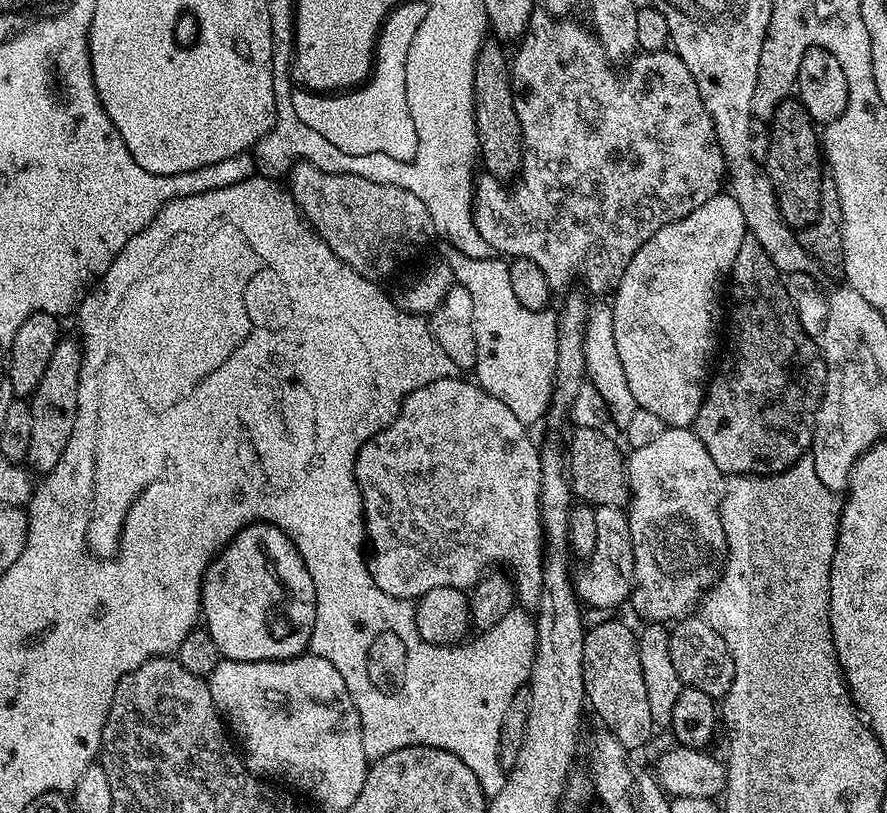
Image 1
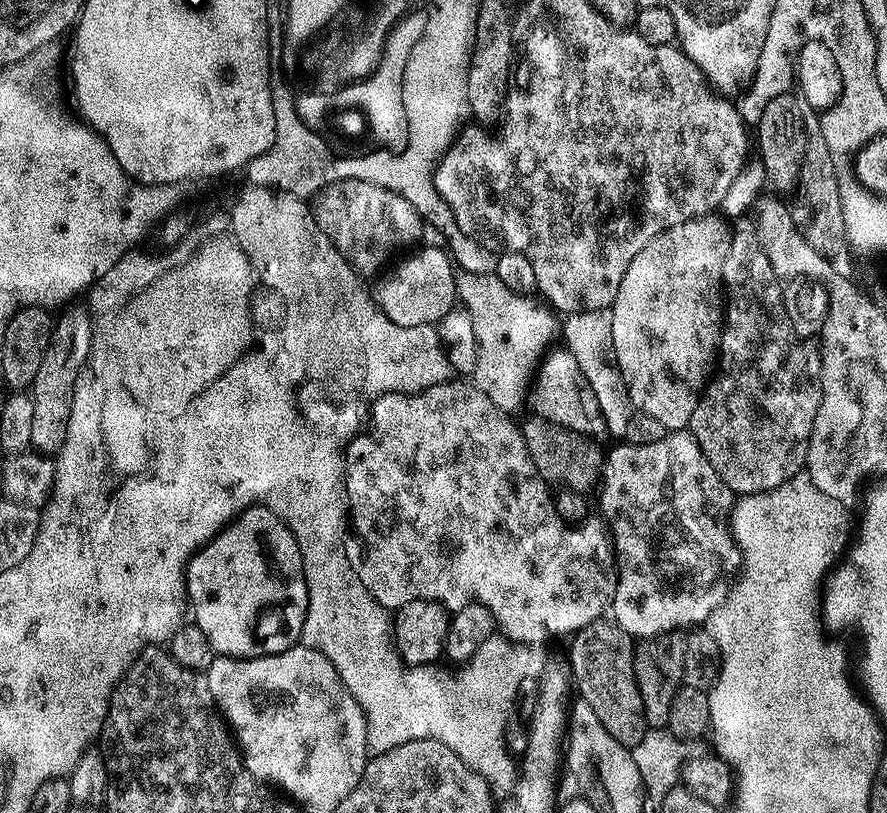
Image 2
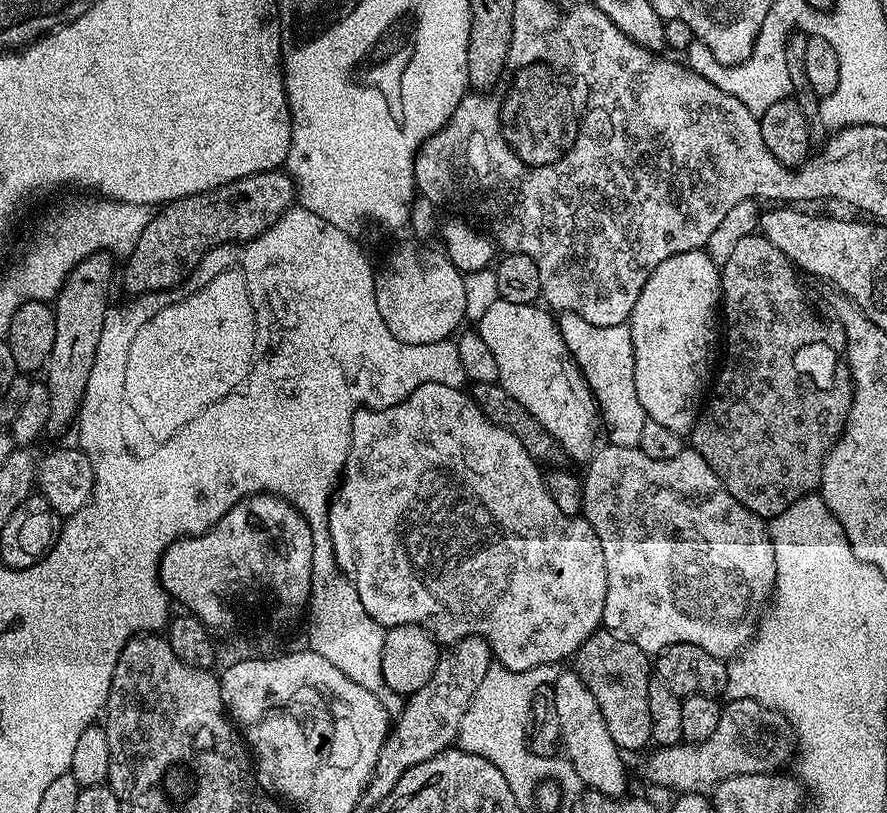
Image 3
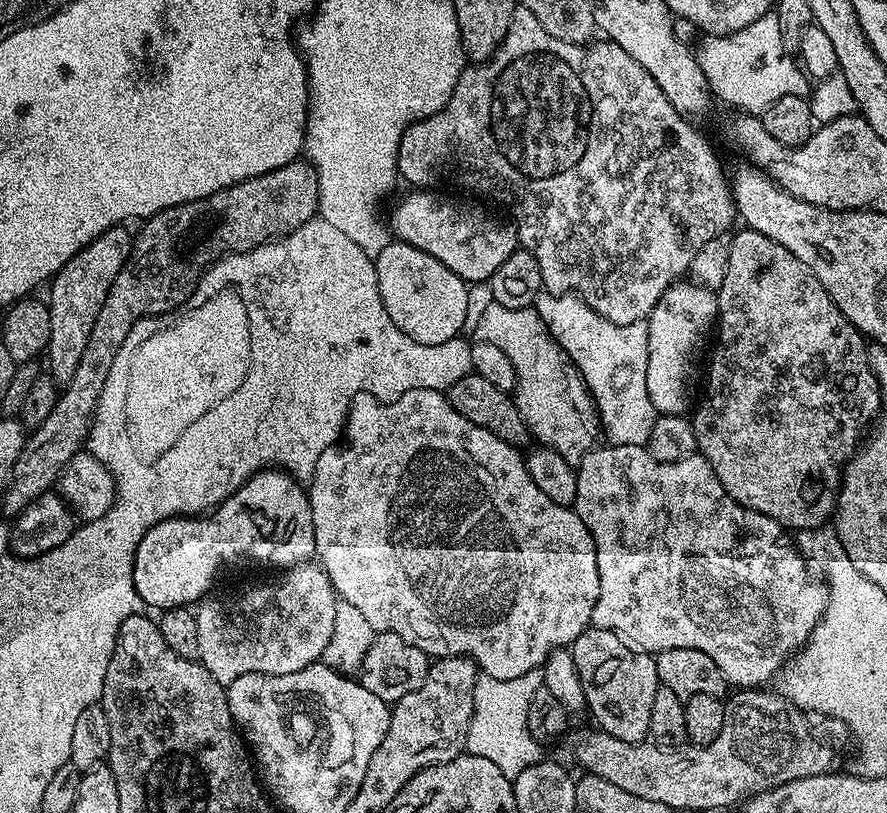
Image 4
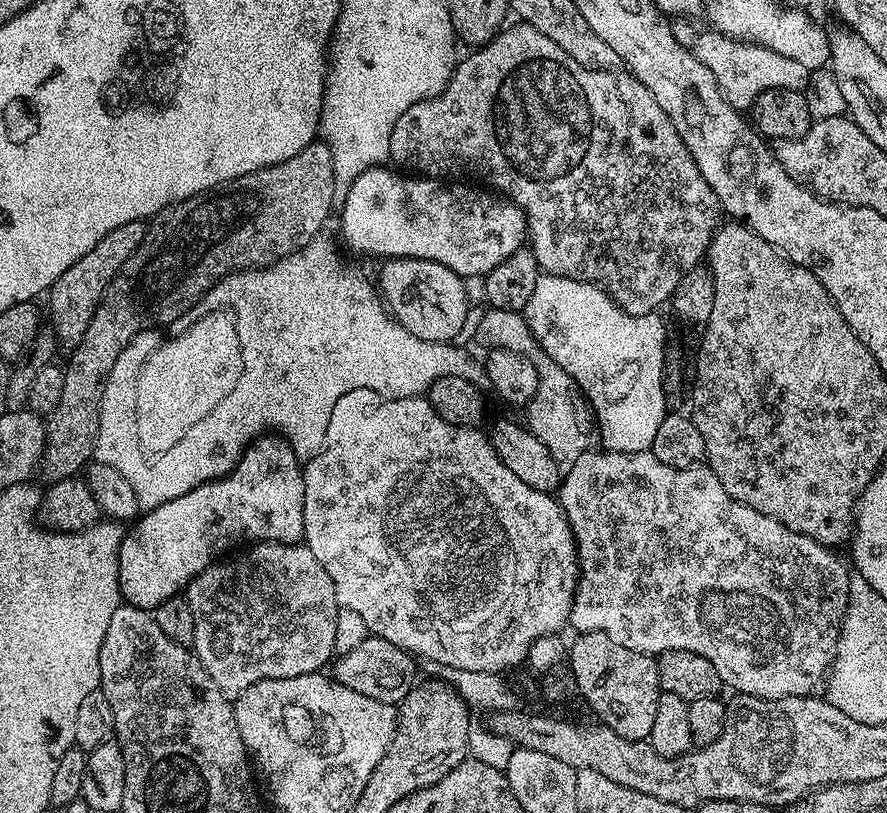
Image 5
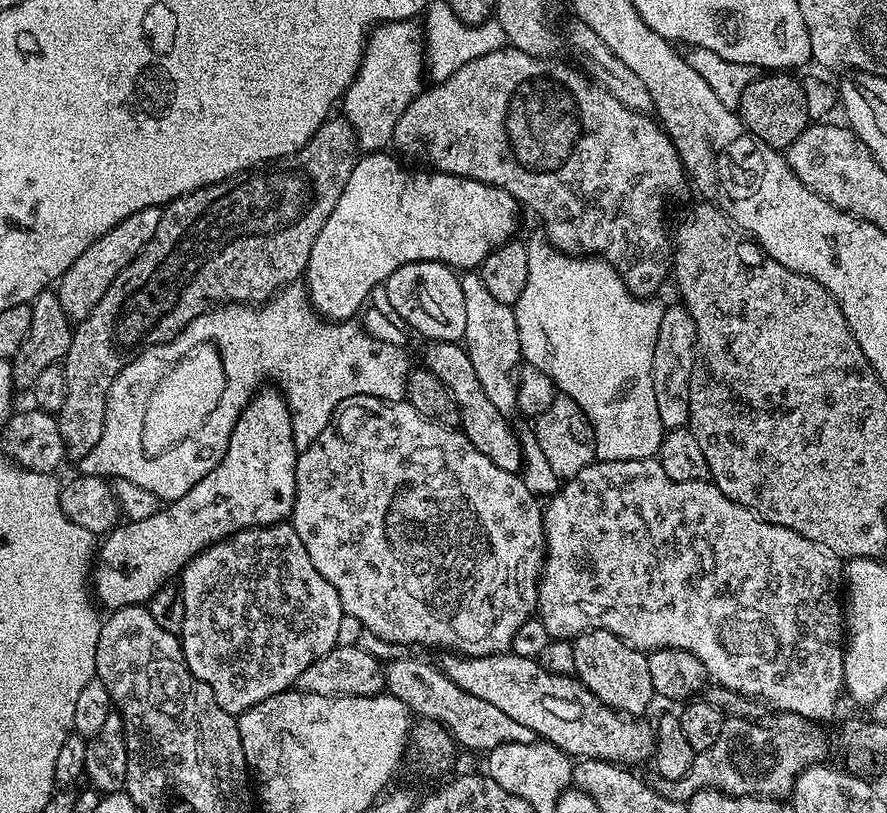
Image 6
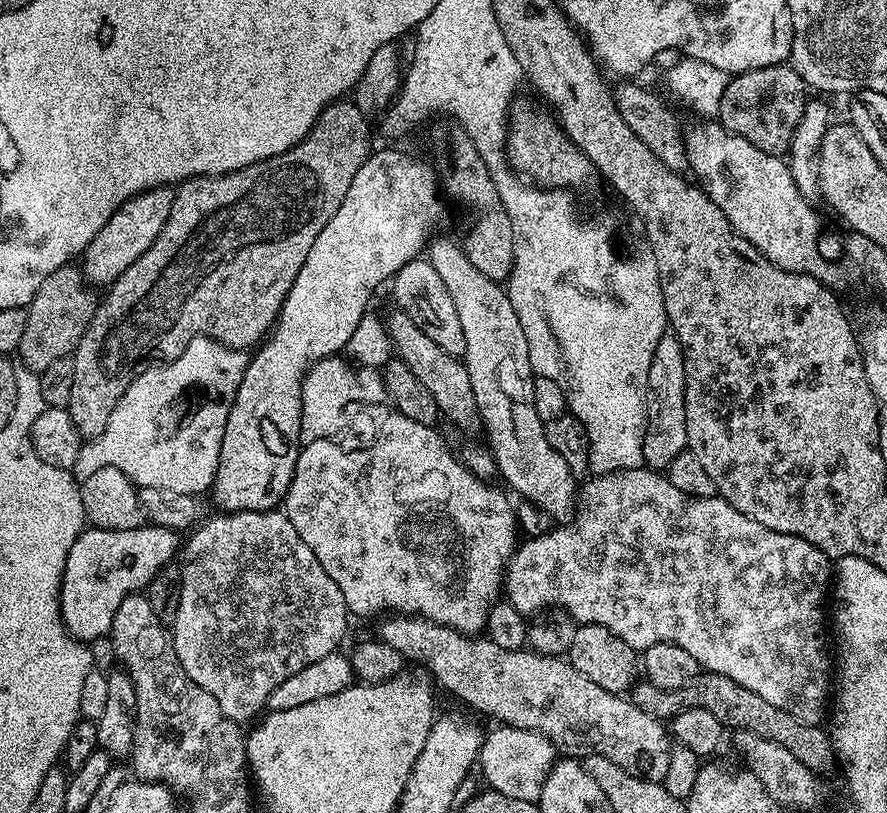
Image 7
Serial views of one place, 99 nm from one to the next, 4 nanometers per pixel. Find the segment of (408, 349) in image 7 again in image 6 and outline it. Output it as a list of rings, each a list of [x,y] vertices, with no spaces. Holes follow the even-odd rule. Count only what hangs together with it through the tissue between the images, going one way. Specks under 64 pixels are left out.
[[[437,340],[427,346],[429,348],[424,352],[423,367],[430,369],[454,398],[460,415],[460,431],[466,434],[466,438],[470,438],[470,442],[474,442],[474,450],[482,450],[482,454],[486,454],[486,458],[490,458],[494,466],[507,472],[519,473],[524,464],[524,456],[520,453],[520,440],[504,421],[507,420],[505,413],[500,412],[498,406],[490,402],[490,398],[486,398],[486,390],[482,390],[482,382],[478,382],[474,374],[474,366],[467,351],[459,343],[446,340]]]

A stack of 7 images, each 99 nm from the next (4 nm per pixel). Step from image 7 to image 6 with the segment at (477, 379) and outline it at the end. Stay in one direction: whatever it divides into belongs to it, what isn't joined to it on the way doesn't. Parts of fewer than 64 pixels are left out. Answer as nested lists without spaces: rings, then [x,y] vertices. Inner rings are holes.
[[[465,271],[461,276],[464,276],[460,280],[460,288],[464,291],[463,347],[474,366],[478,382],[482,382],[482,390],[486,390],[486,398],[490,398],[500,412],[511,413],[510,410],[516,408],[516,382],[522,364],[516,313],[513,305],[498,302],[498,298],[486,290],[482,278],[475,271]]]

